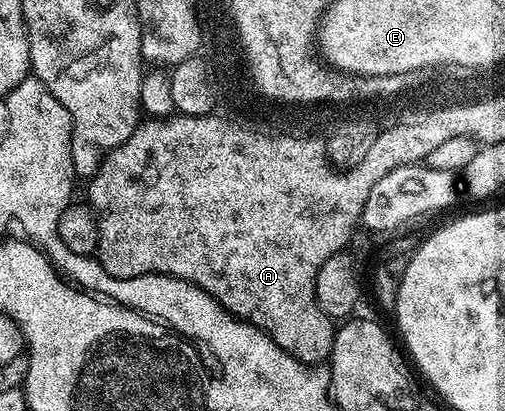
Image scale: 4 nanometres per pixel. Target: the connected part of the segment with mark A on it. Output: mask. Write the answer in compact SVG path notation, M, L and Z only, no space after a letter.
M173 115L167 119L148 119L136 126L134 135L130 135L130 139L126 139L126 143L122 143L114 151L110 151L106 155L106 159L101 163L100 170L90 178L92 185L88 189L87 200L90 202L91 208L94 210L100 222L100 247L98 250L98 260L100 265L111 275L118 279L130 279L131 277L141 277L147 273L160 273L164 277L177 277L183 281L191 281L197 285L202 291L206 291L216 300L217 303L224 308L227 313L231 313L239 321L247 322L256 329L260 329L263 333L268 334L268 338L278 347L282 347L282 351L286 351L292 356L295 361L307 367L316 367L321 363L327 362L332 355L332 338L334 336L334 321L333 318L327 317L325 313L318 307L318 299L316 298L316 276L322 267L322 263L326 263L326 259L330 259L335 253L343 253L349 248L348 240L352 237L352 232L355 231L356 225L361 224L362 214L364 212L364 204L366 199L370 199L370 191L374 191L374 183L378 183L378 179L383 179L385 175L390 175L390 171L396 169L396 161L394 159L380 159L372 155L372 159L368 157L368 163L362 169L356 170L356 173L349 174L349 177L332 177L327 169L322 167L320 161L316 161L314 157L282 157L282 153L262 153L262 151L232 151L232 139L214 139L216 135L206 135L206 116L202 117L185 117L183 115Z

